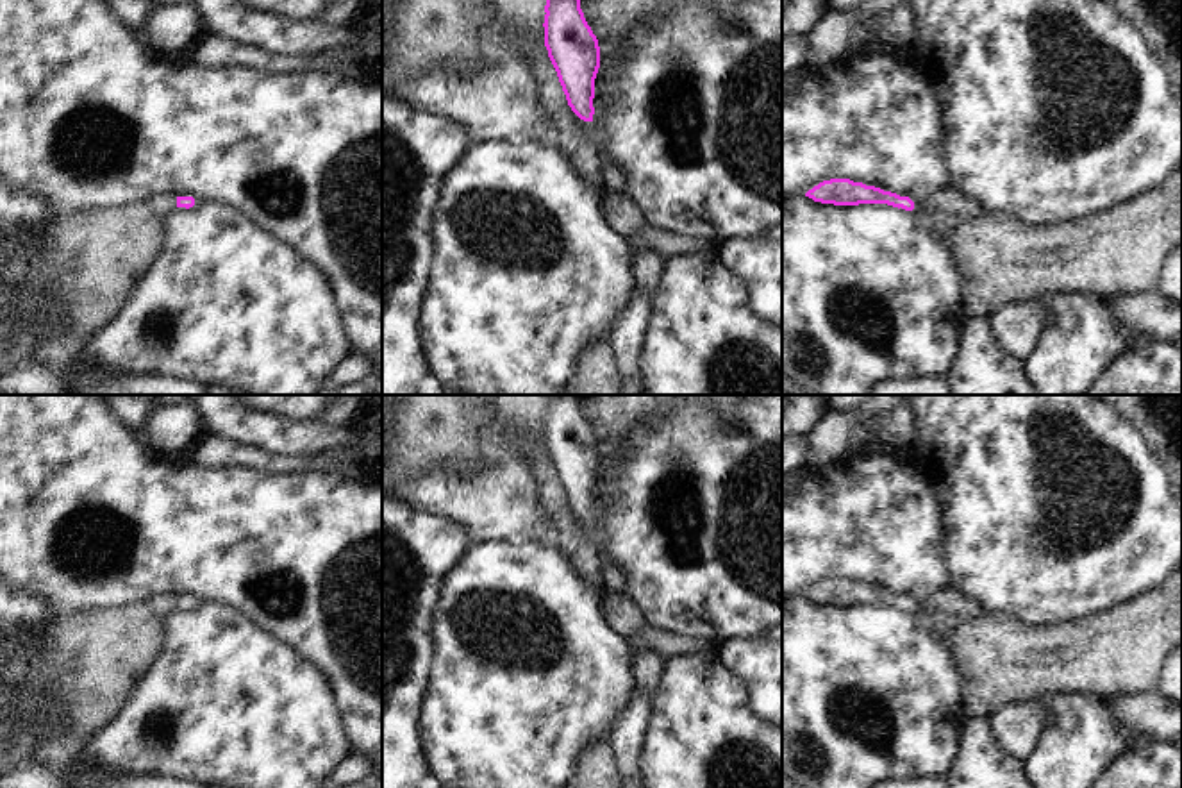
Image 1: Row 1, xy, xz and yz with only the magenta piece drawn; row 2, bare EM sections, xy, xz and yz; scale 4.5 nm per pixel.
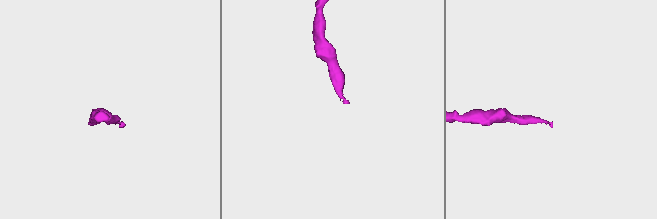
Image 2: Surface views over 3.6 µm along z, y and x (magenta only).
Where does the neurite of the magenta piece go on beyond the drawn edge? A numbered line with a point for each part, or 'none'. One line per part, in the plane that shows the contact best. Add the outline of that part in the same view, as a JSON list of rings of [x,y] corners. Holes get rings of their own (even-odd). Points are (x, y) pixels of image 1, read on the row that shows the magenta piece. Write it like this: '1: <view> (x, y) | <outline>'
1: yz (941, 224) | [[[896,193],[900,197],[909,197],[912,202],[914,202],[914,209],[912,211],[905,211],[900,207],[900,211],[905,211],[909,214],[916,214],[923,220],[923,223],[939,238],[946,238],[953,232],[957,232],[964,223],[966,223],[966,218],[961,218],[957,214],[950,214],[950,213],[945,213],[945,211],[927,211],[923,207],[923,204],[918,202],[916,197],[912,195],[907,195],[907,193]]]

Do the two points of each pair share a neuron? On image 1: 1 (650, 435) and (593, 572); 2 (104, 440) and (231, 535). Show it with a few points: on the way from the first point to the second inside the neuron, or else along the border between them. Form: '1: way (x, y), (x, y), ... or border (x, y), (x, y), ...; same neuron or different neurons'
1: border (579, 524), (579, 536), (593, 549), (602, 567); different neurons
2: way (136, 472), (199, 531); same neuron

